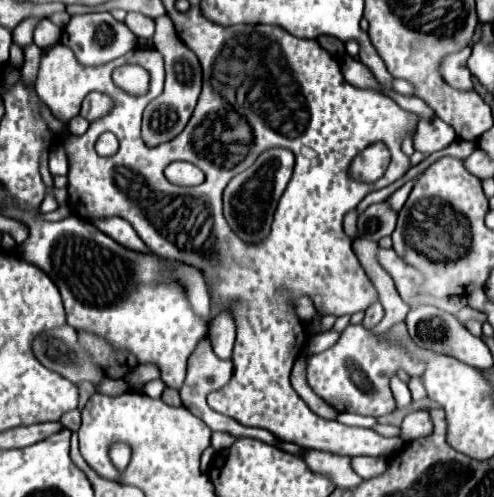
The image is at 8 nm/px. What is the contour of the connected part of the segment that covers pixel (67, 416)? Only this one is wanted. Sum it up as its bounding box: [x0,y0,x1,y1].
[59,410,81,432]

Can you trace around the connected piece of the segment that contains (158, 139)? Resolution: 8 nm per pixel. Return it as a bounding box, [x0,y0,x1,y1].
[143,46,201,146]

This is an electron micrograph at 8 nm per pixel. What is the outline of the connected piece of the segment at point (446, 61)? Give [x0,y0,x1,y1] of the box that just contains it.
[439,48,473,90]

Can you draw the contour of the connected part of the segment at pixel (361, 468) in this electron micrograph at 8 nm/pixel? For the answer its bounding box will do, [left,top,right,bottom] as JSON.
[351,456,387,478]

